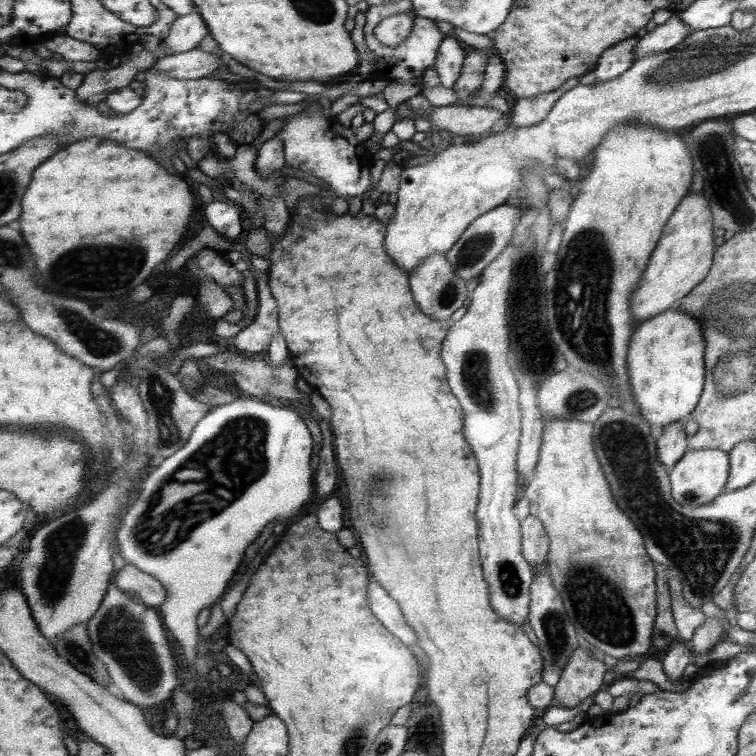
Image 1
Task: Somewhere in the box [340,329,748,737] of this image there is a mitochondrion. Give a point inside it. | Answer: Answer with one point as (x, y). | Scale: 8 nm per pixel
(699, 549)

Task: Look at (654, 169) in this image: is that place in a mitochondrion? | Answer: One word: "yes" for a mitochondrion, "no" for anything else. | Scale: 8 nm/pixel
no

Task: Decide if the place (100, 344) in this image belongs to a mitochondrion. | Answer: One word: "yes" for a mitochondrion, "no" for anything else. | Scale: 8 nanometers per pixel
yes

